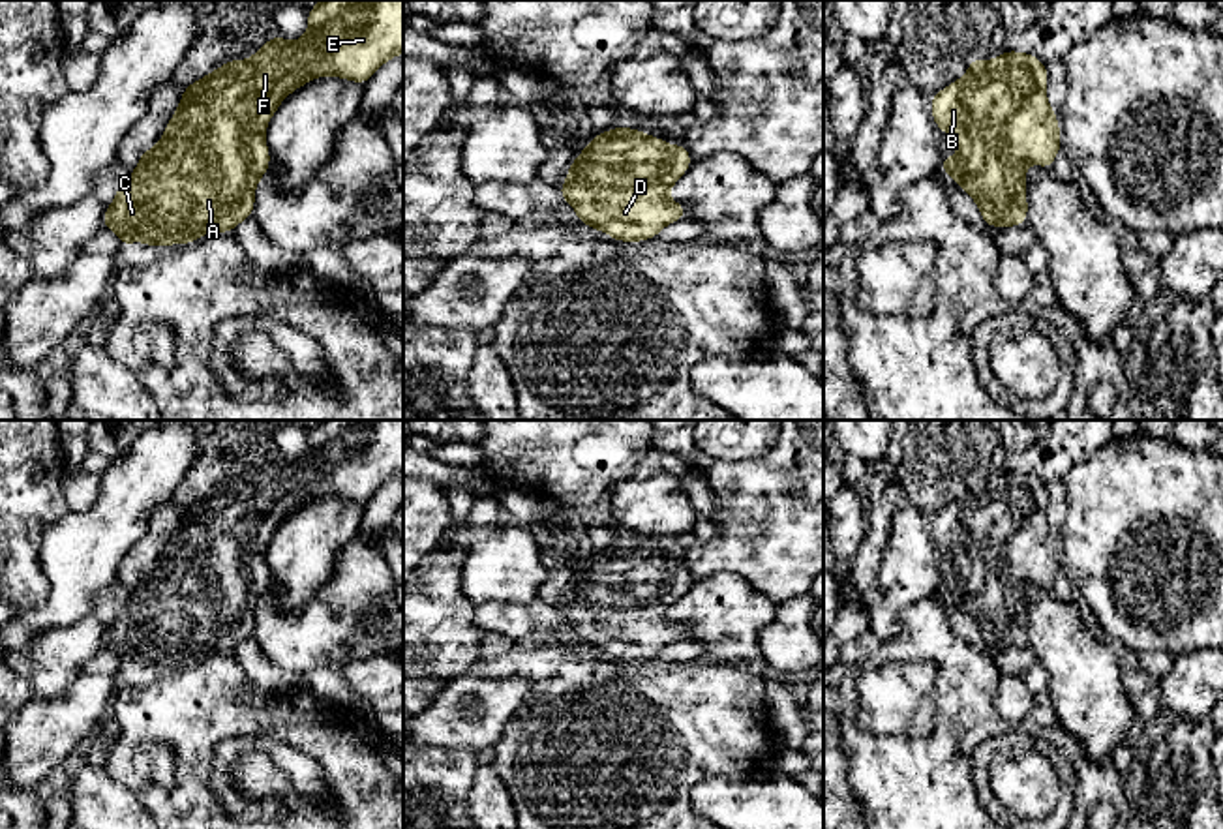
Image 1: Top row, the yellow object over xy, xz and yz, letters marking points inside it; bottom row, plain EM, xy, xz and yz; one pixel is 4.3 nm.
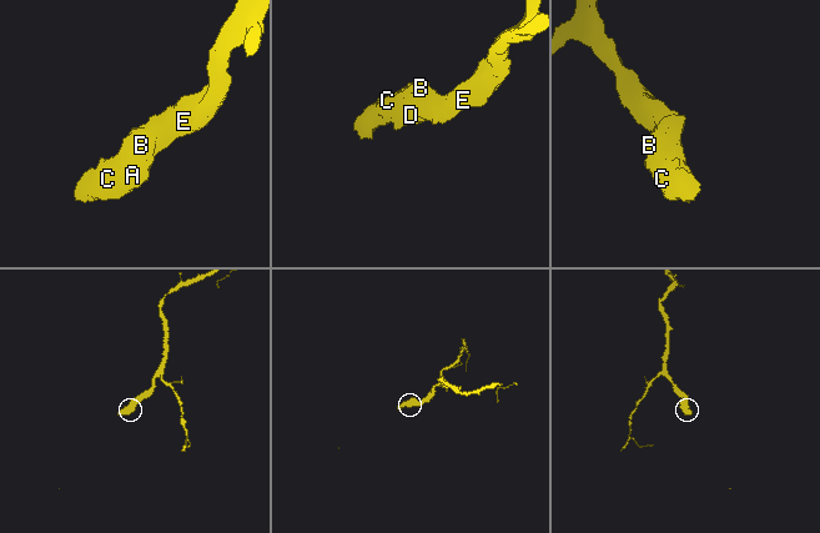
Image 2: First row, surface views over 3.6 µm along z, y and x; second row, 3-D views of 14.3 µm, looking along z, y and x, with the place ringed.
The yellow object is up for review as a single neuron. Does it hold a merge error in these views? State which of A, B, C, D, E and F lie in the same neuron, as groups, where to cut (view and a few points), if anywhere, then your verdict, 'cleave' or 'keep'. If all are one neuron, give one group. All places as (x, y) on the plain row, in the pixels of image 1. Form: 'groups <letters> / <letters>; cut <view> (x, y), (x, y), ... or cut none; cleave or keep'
groups A B C D E F; cut none; keep

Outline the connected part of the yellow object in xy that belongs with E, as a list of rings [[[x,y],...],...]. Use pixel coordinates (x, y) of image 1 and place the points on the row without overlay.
[[[321,420],[308,430],[308,452],[296,461],[272,456],[249,480],[231,480],[182,510],[182,520],[156,566],[139,574],[137,589],[120,600],[114,621],[105,628],[103,649],[114,651],[120,668],[137,660],[152,668],[193,664],[204,653],[233,653],[253,636],[255,608],[270,587],[264,551],[281,521],[317,497],[341,497],[366,505],[375,491],[403,475],[403,420]]]

